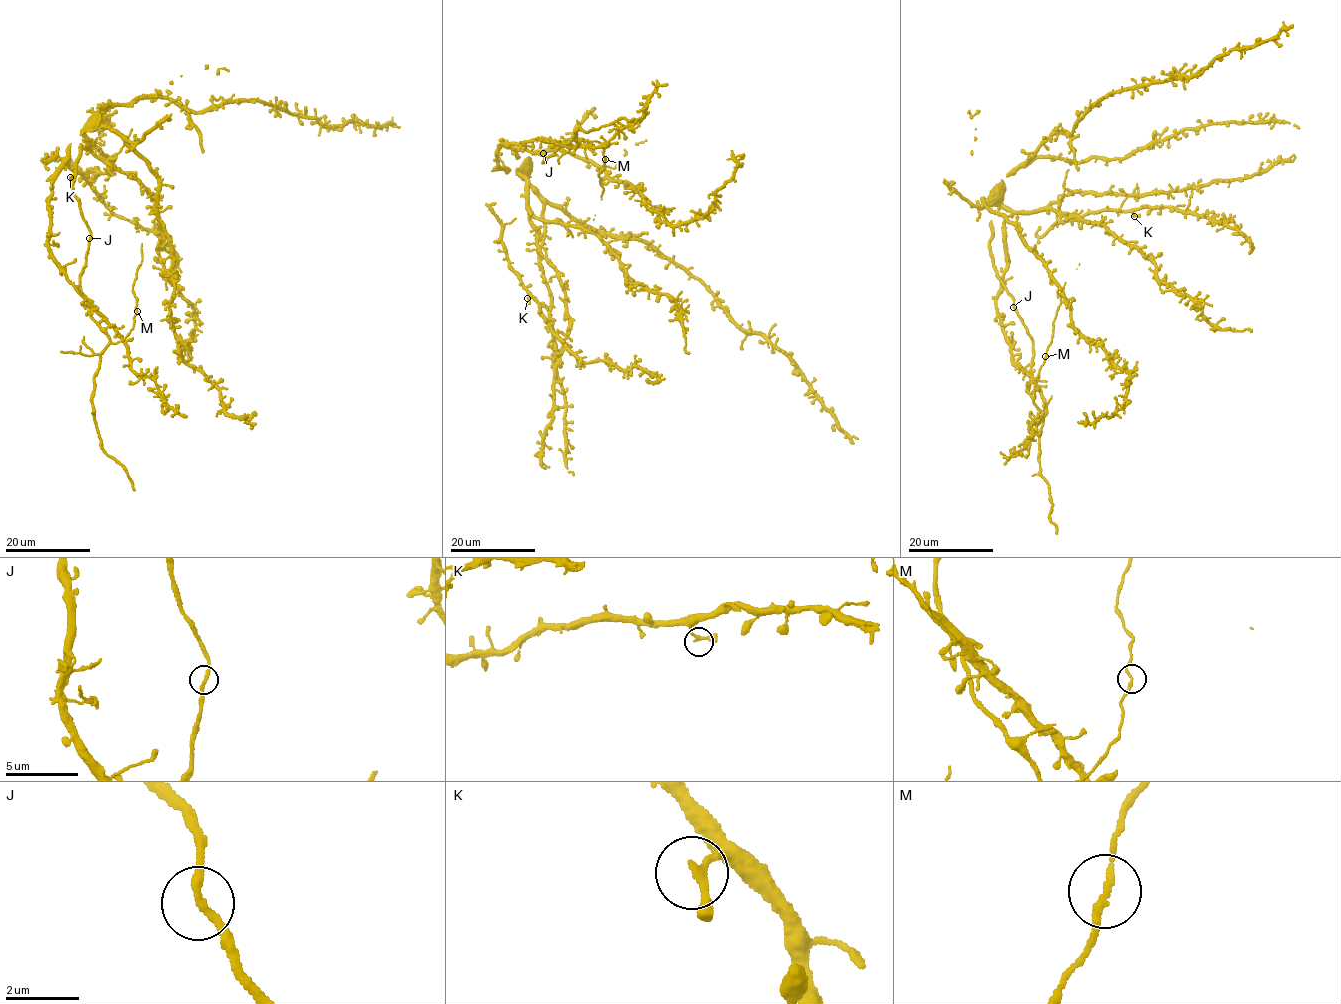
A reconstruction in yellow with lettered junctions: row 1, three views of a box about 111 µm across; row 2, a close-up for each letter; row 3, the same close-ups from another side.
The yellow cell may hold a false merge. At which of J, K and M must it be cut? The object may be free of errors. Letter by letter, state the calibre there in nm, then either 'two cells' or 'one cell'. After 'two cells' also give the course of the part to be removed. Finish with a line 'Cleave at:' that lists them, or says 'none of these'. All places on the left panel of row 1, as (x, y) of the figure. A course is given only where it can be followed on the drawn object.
J: 240 nm thick; one cell
K: 190 nm thick; one cell
M: 180 nm thick; one cell
Cleave at: none of these

